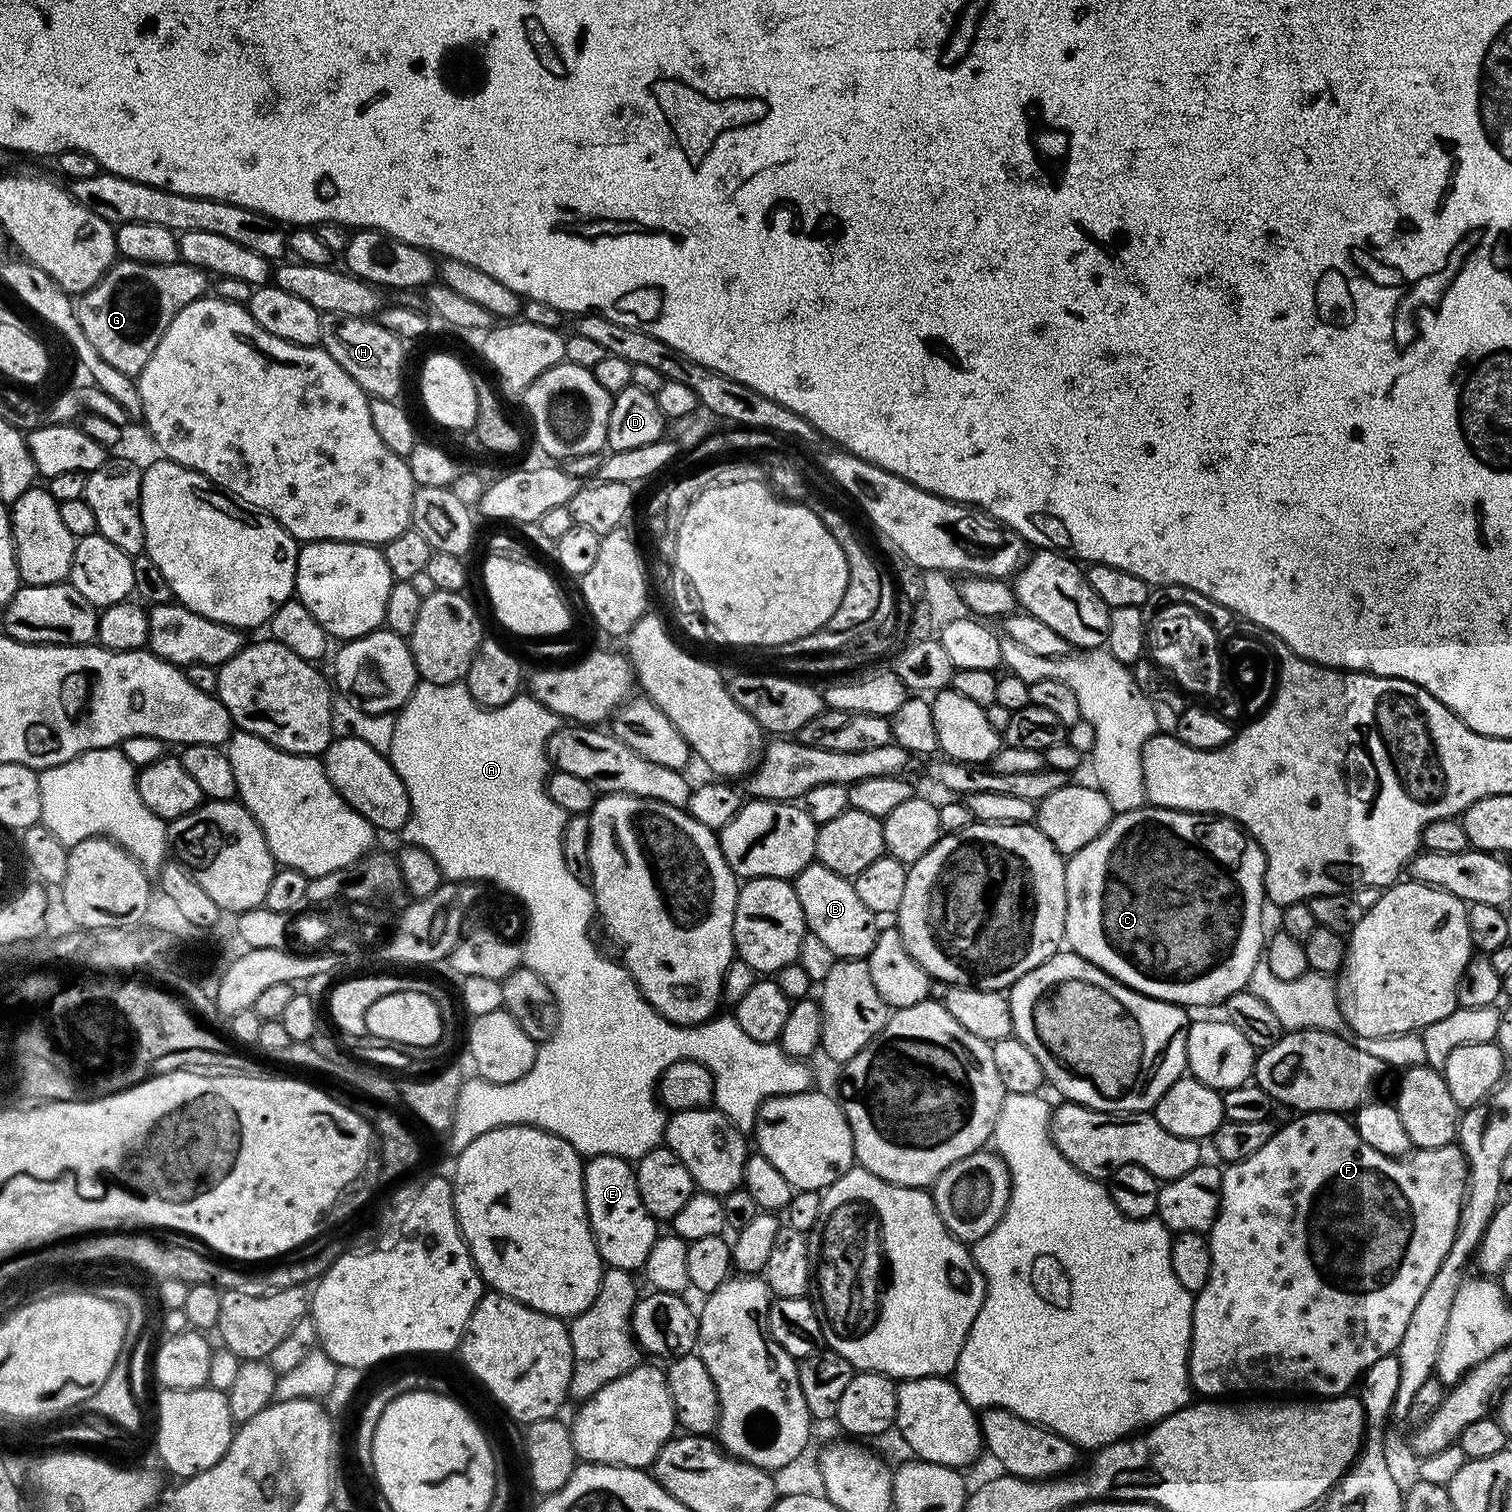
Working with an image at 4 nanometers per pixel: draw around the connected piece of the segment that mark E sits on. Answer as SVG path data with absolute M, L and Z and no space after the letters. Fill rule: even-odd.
M593 1156L584 1165L584 1193L586 1194L586 1210L600 1258L609 1268L621 1268L627 1272L643 1269L646 1254L650 1254L650 1246L654 1246L658 1235L658 1221L642 1206L642 1194L638 1194L638 1182L633 1165L617 1156Z

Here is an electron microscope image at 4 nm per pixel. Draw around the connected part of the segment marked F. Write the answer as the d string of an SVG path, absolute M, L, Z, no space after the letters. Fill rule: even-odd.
M1305 1112L1289 1124L1280 1124L1270 1142L1254 1150L1250 1158L1227 1165L1222 1172L1220 1213L1211 1232L1207 1233L1210 1246L1210 1282L1195 1293L1192 1302L1192 1348L1188 1351L1188 1378L1193 1393L1204 1398L1224 1398L1227 1392L1248 1392L1251 1388L1297 1388L1312 1392L1316 1398L1343 1396L1348 1388L1361 1379L1363 1372L1378 1358L1391 1356L1406 1334L1406 1325L1418 1298L1422 1298L1430 1278L1438 1274L1442 1258L1454 1242L1460 1211L1468 1191L1468 1160L1459 1143L1437 1148L1417 1148L1399 1158L1378 1154L1374 1146L1366 1146L1356 1132L1351 1119L1334 1112Z

